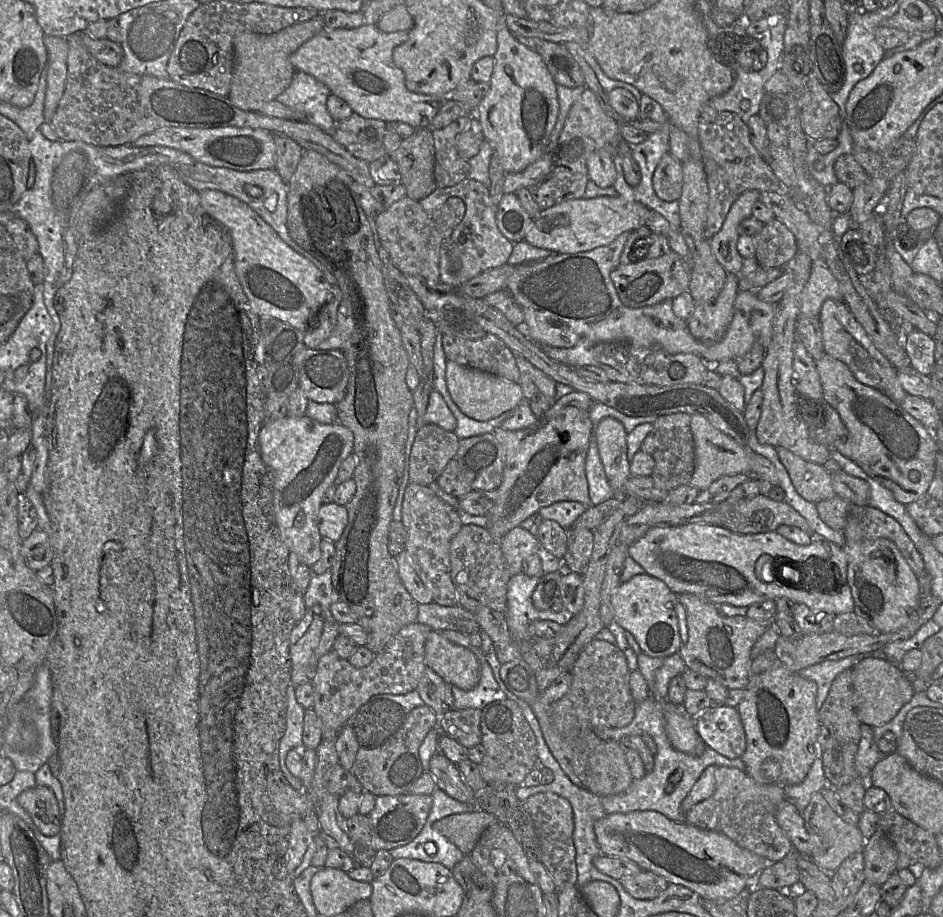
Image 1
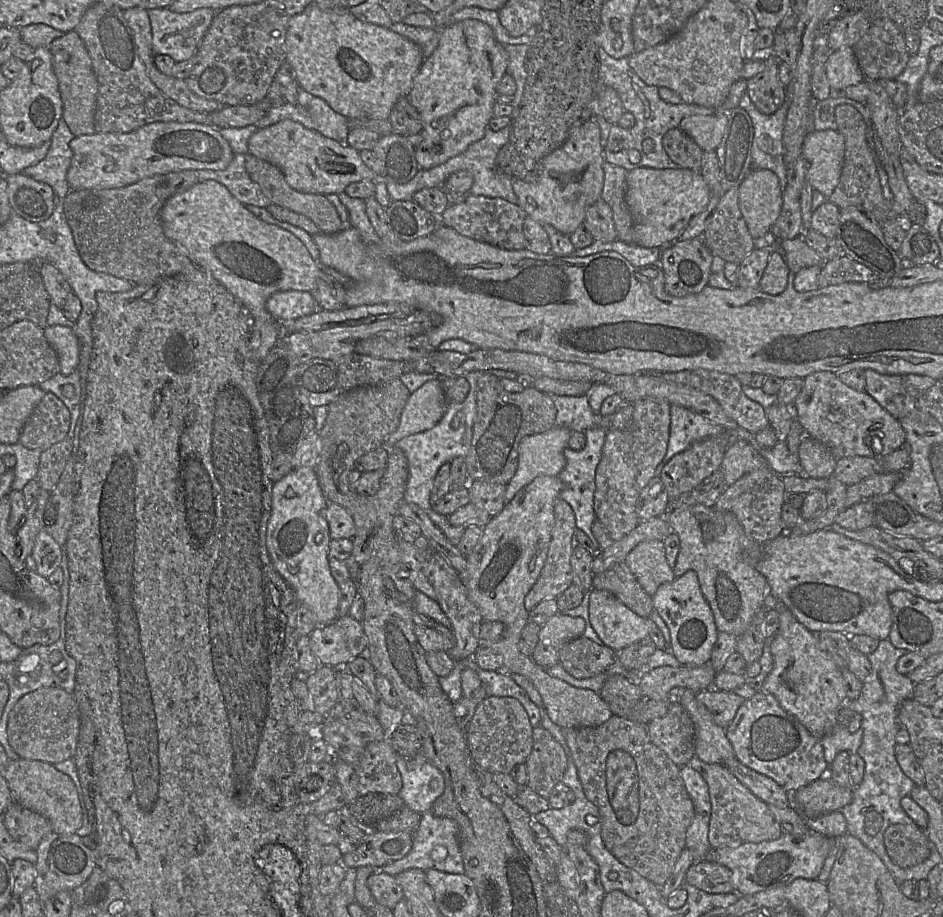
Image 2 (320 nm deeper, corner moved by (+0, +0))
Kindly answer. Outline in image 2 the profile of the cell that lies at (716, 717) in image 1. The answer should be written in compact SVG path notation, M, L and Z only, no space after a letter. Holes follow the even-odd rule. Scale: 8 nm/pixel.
M757 692L746 700L725 729L725 734L740 763L771 778L786 792L799 790L828 774L829 765L824 758L821 739L813 736L793 715L787 713L771 694Z

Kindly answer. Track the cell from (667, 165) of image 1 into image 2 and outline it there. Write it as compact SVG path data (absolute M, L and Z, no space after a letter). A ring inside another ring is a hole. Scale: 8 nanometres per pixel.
M679 127L673 128L663 136L663 147L678 168L700 172L704 151Z

